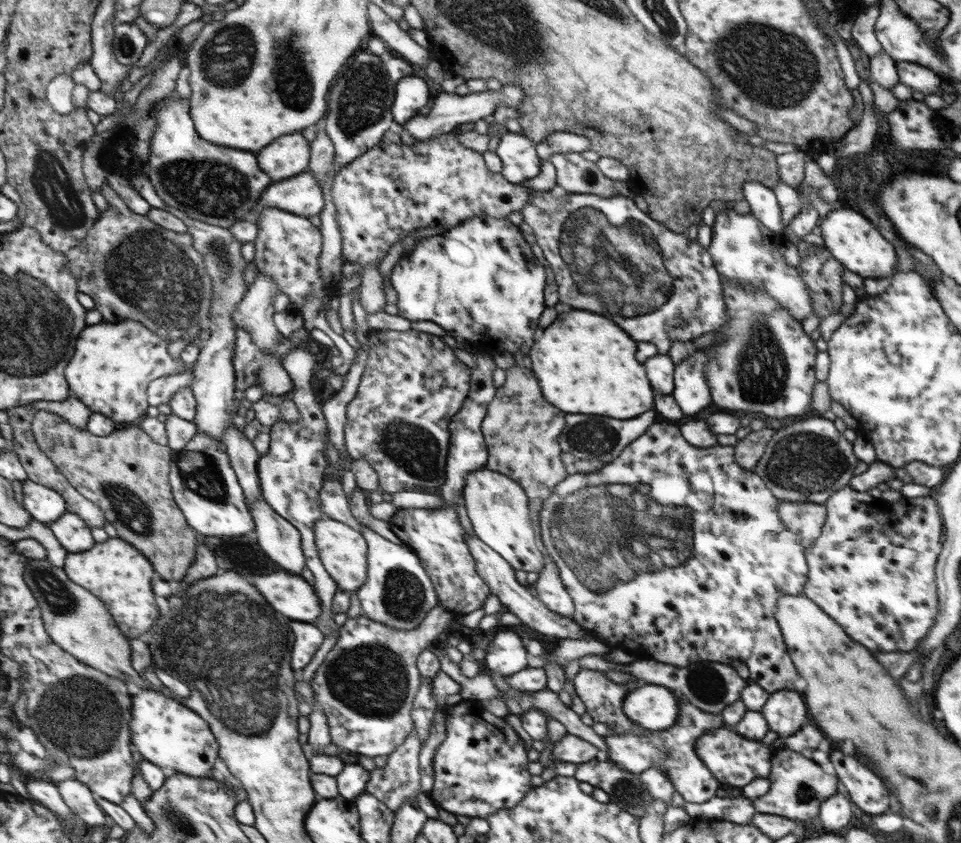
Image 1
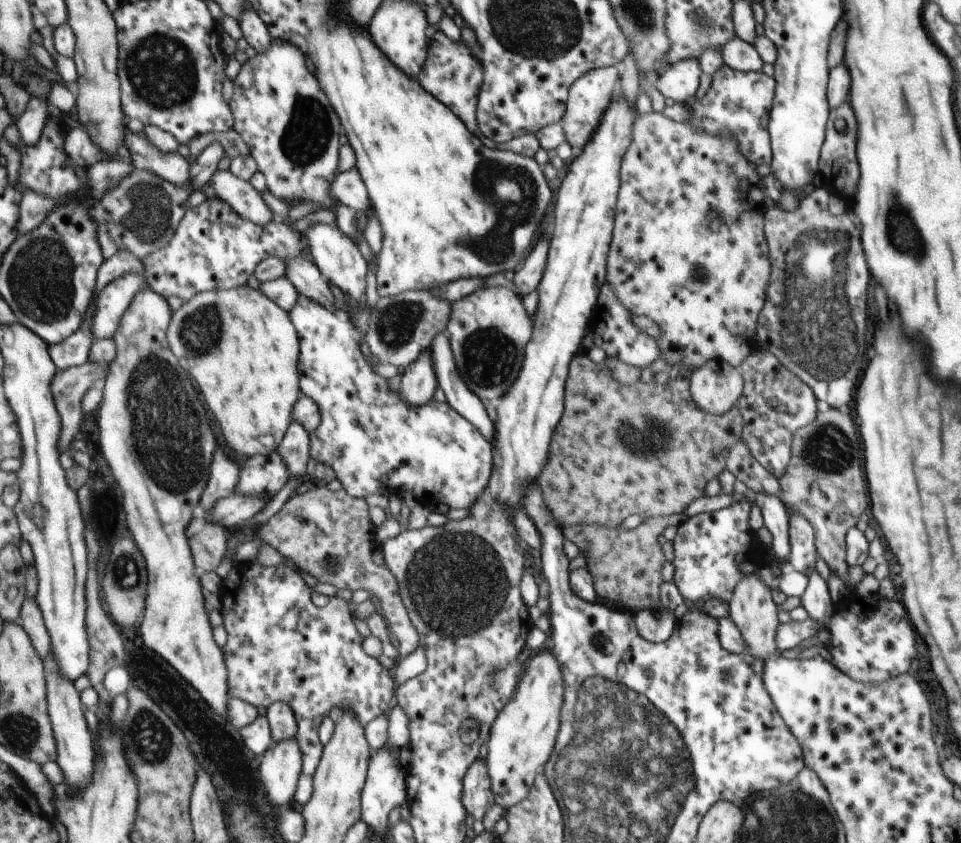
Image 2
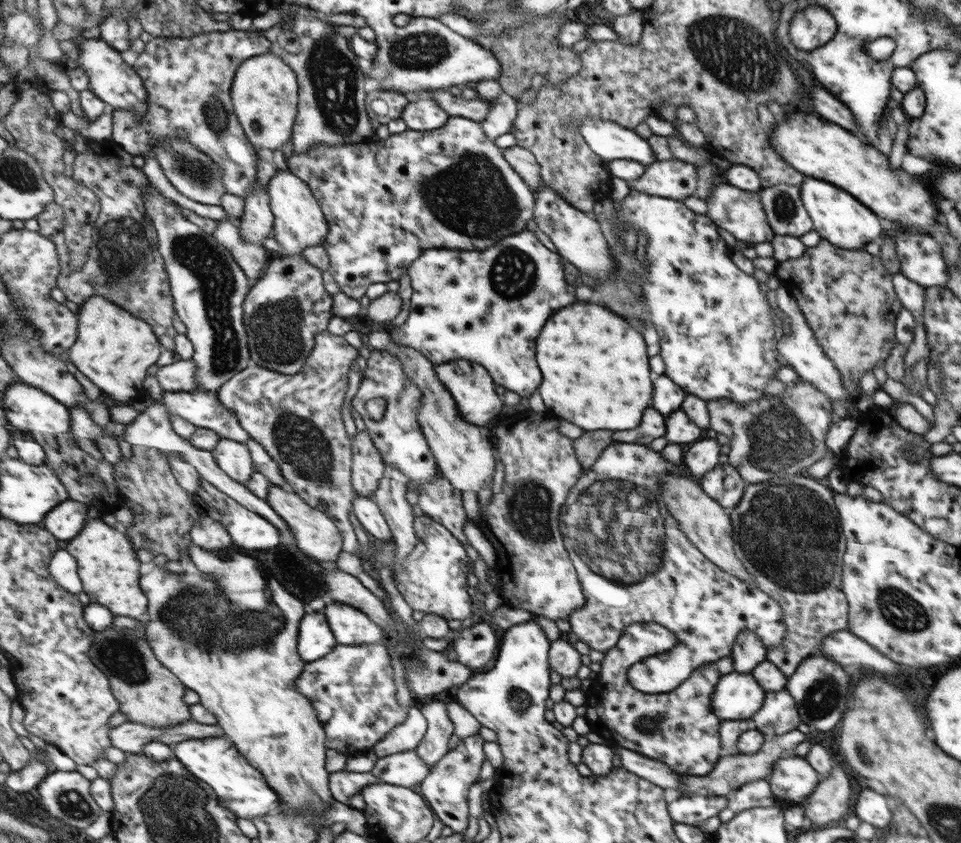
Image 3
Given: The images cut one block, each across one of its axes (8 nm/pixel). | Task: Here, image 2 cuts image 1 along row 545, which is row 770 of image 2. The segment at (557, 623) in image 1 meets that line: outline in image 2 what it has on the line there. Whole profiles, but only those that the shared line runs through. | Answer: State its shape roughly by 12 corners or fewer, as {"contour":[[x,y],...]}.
{"contour":[[485,758],[463,779],[463,805],[481,820],[494,804]]}

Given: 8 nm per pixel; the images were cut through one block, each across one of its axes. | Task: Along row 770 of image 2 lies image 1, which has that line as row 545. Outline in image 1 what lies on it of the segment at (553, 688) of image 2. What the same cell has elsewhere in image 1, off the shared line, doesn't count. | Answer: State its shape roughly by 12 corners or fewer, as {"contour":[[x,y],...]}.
{"contour":[[485,468],[461,493],[474,535],[514,571],[545,557],[517,483]]}

